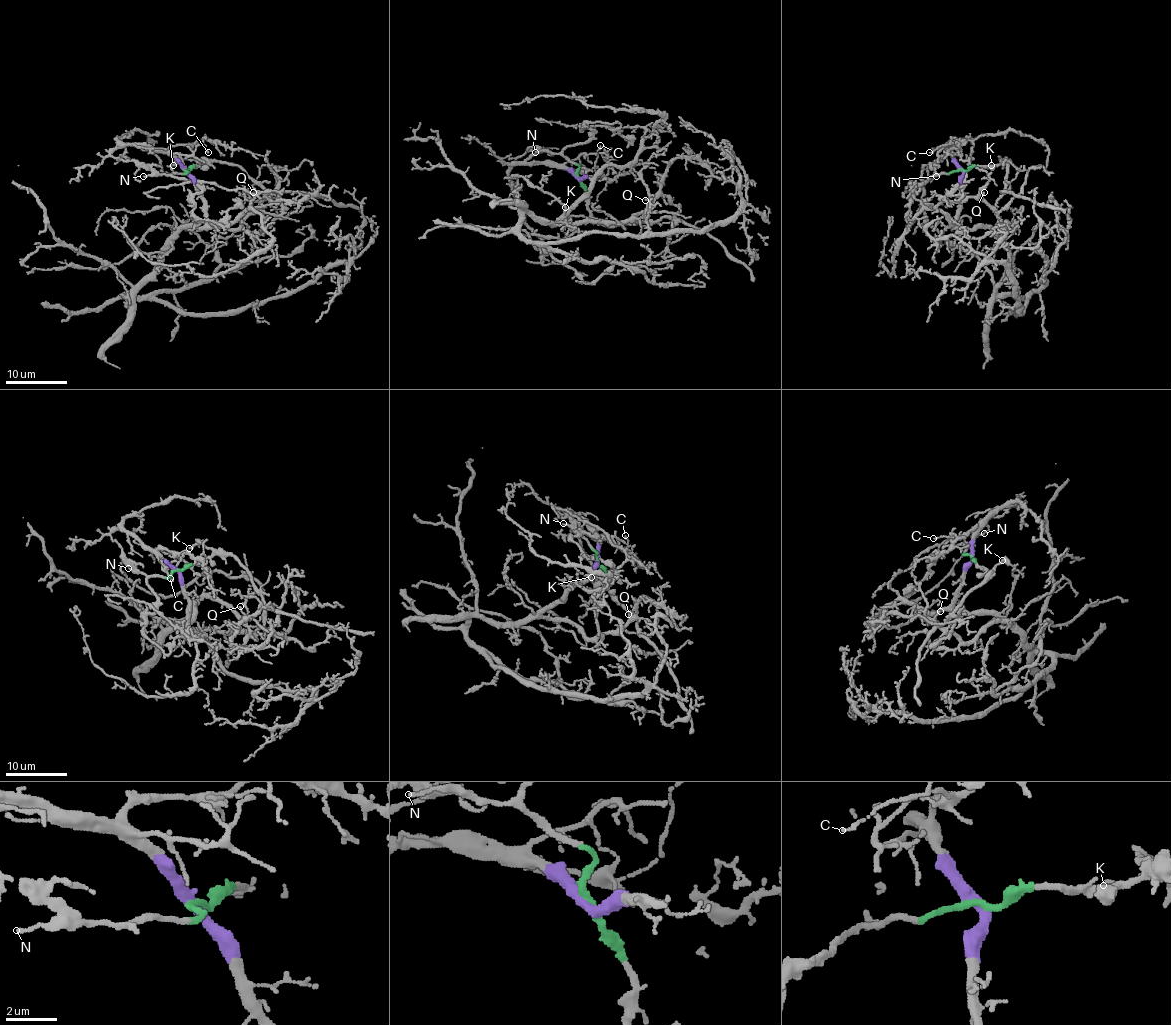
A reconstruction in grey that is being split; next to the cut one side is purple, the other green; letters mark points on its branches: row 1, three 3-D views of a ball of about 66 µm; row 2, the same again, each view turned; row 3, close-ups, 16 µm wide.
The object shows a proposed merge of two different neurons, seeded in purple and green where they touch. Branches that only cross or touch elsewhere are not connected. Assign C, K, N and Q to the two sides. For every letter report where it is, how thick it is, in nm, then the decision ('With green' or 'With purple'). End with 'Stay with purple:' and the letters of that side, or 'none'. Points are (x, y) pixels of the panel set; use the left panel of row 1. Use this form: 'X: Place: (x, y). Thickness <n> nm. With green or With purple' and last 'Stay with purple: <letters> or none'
C: Place: (208, 152). Thickness 120 nm. With purple
K: Place: (173, 165). Thickness 160 nm. With green
N: Place: (143, 176). Thickness 110 nm. With green
Q: Place: (253, 192). Thickness 110 nm. With purple
Stay with purple: C, Q

